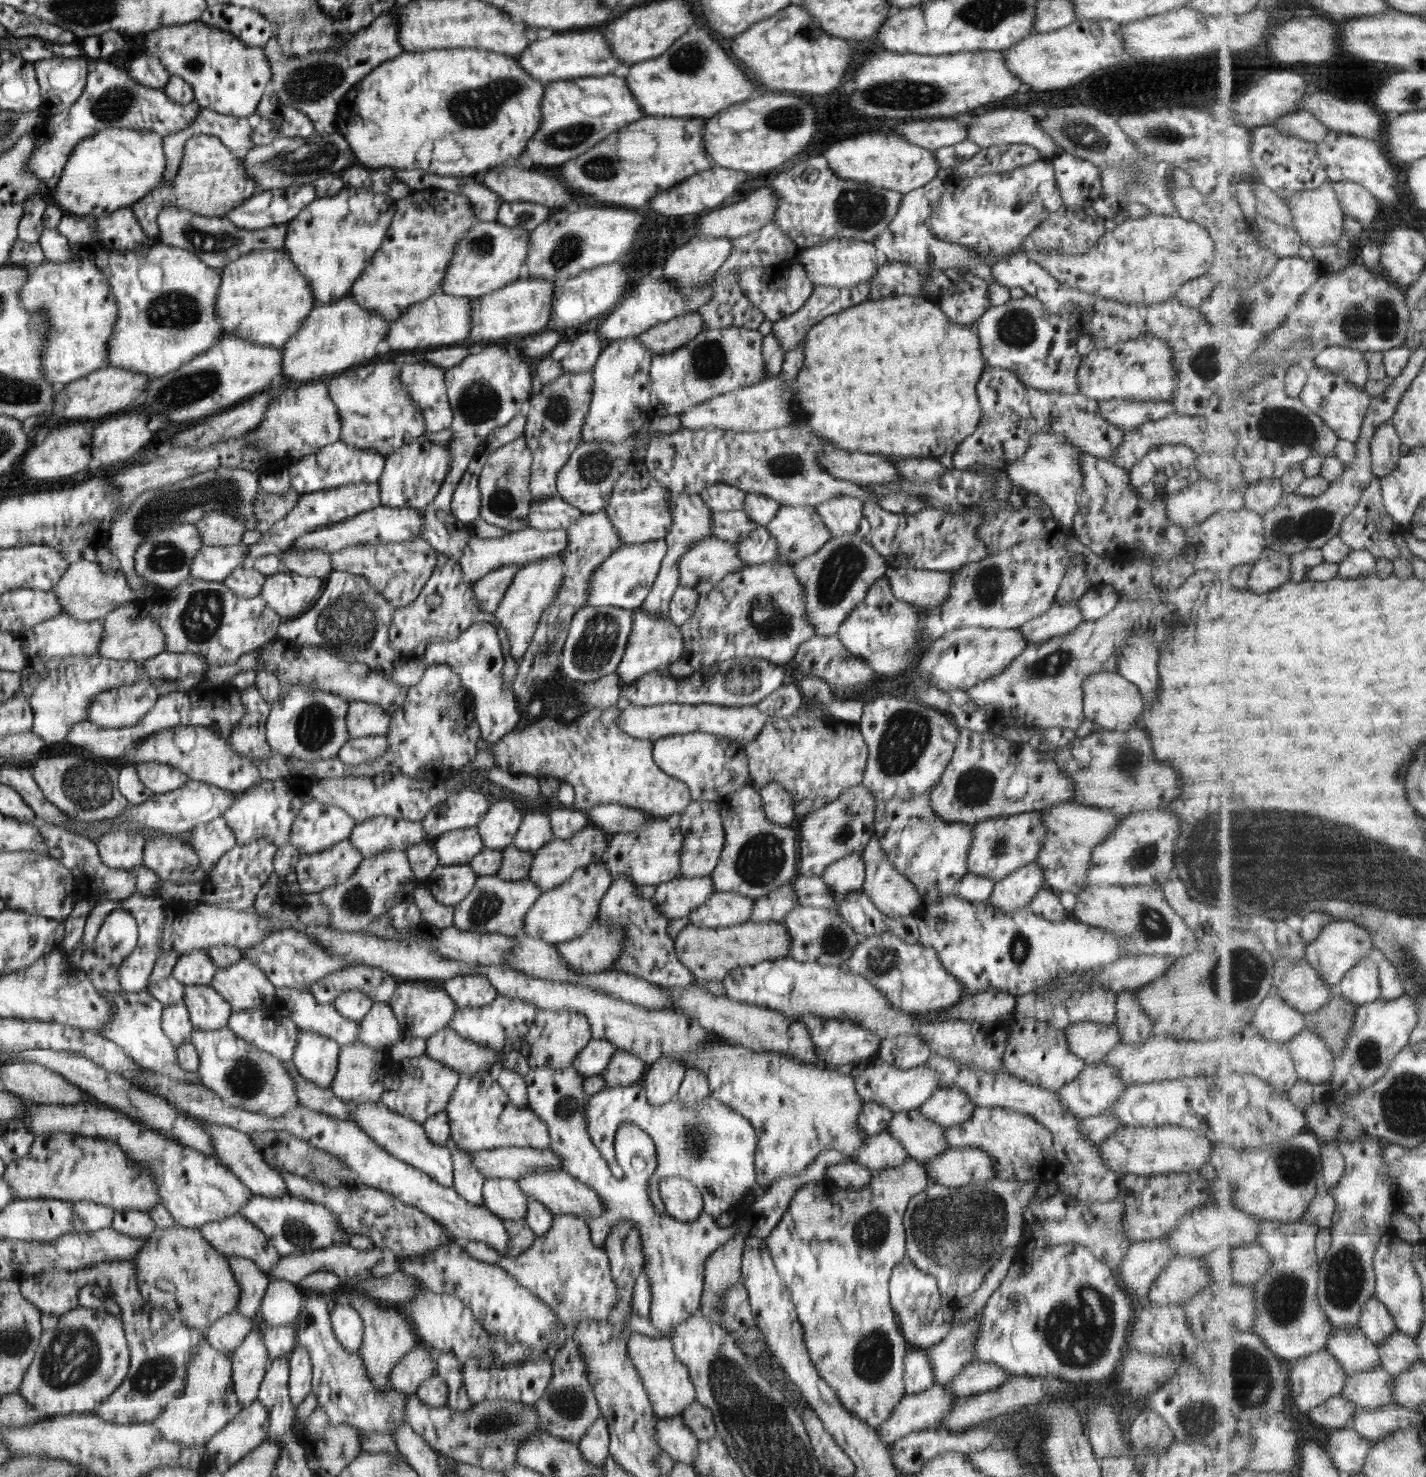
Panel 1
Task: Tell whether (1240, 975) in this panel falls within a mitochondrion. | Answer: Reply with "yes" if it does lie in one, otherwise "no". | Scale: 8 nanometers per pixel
yes

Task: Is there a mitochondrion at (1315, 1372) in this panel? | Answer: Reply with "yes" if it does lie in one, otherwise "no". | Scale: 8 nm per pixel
no

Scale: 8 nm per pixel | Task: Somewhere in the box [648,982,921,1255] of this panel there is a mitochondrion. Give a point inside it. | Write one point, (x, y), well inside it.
(695, 1138)

